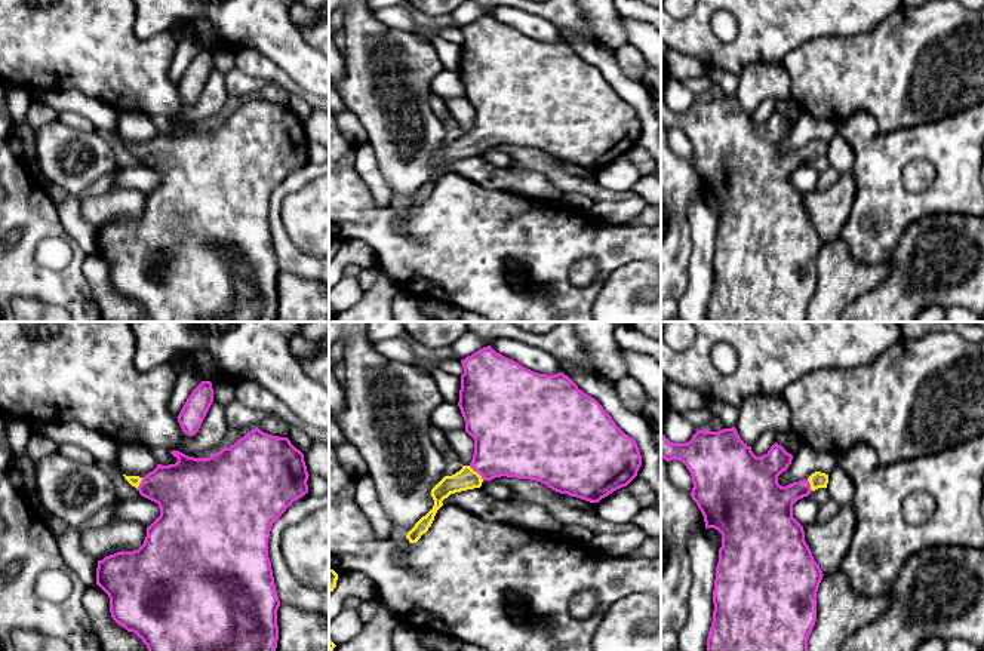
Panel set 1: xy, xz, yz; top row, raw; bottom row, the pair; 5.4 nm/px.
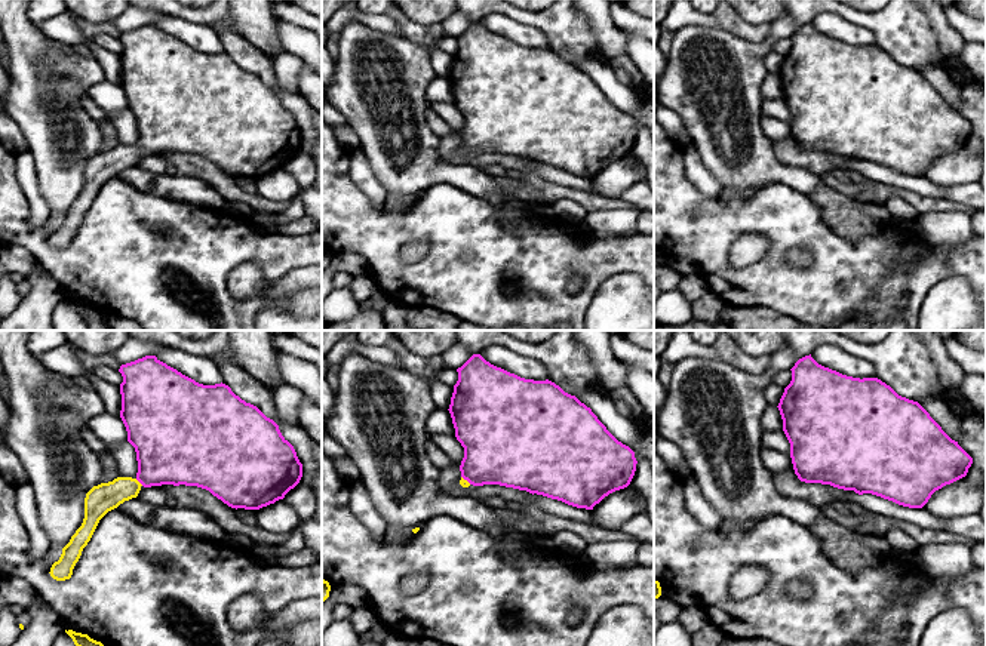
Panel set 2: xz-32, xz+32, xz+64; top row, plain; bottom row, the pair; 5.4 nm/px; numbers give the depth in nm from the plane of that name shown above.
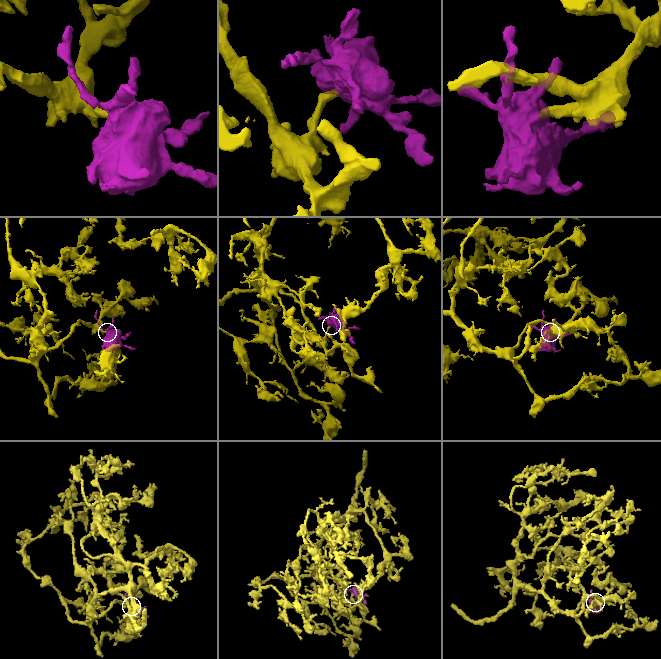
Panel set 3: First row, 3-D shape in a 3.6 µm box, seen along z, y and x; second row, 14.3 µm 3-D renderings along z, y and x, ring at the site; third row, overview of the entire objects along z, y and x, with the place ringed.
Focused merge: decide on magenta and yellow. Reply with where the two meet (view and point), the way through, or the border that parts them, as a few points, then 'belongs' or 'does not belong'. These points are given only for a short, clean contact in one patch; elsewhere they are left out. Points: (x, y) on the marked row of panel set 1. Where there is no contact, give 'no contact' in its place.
xz (476, 470) | across xz (510, 439), (476, 470), (464, 479) | belongs

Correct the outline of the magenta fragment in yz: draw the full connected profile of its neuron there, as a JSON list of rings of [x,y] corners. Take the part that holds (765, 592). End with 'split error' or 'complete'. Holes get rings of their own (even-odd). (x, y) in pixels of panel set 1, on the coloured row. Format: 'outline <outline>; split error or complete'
outline [[[735,427],[698,430],[686,443],[673,443],[661,434],[661,457],[686,466],[694,483],[691,497],[704,516],[705,529],[714,528],[722,534],[707,651],[808,651],[817,621],[817,592],[824,574],[805,541],[803,526],[793,518],[793,504],[818,488],[827,488],[828,475],[815,472],[808,479],[781,486],[778,476],[788,469],[793,455],[775,442],[765,455],[756,457]]]; split error

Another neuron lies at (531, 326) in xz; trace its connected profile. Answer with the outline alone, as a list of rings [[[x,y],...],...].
[[[513,322],[513,323],[528,332],[545,334],[554,329],[560,322]]]

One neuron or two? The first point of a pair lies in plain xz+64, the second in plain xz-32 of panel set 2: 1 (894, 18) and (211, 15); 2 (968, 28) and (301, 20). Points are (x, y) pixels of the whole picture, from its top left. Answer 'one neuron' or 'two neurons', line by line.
1: one neuron
2: one neuron

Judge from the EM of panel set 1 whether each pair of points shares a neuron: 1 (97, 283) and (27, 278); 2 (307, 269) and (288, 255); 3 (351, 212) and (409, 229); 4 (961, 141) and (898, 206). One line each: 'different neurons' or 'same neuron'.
1: different neurons
2: same neuron
3: same neuron
4: same neuron

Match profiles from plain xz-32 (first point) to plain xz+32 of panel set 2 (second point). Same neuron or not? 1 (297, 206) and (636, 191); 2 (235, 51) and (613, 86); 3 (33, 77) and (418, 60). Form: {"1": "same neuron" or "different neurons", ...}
{"1": "different neurons", "2": "same neuron", "3": "same neuron"}

